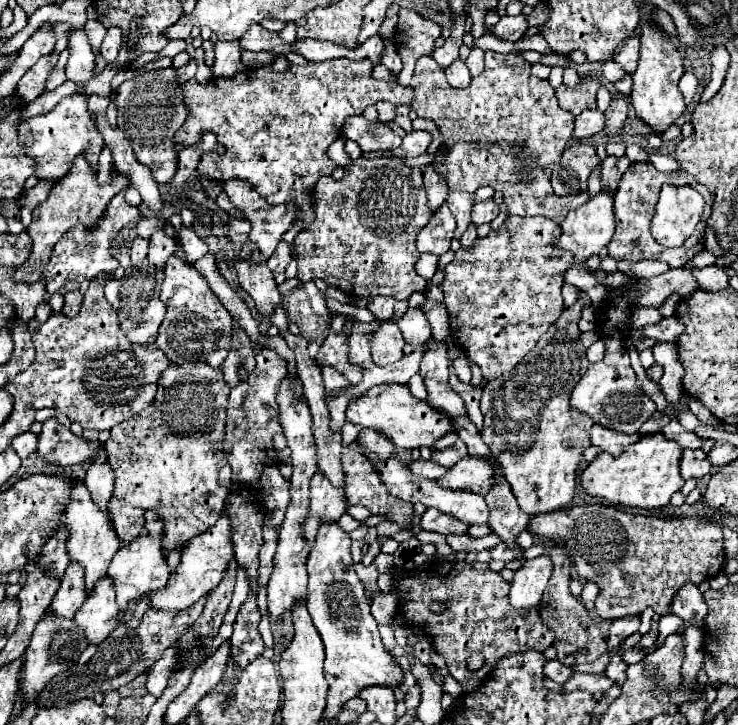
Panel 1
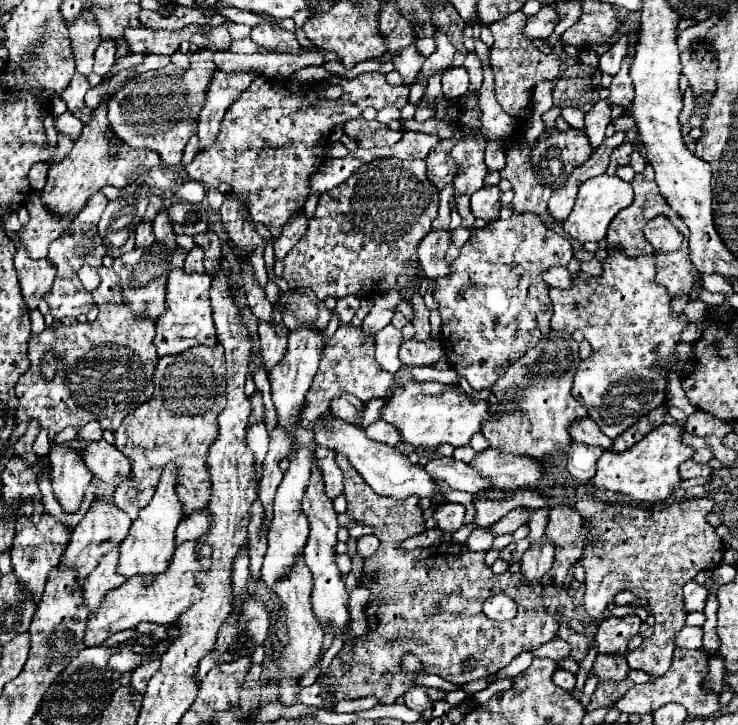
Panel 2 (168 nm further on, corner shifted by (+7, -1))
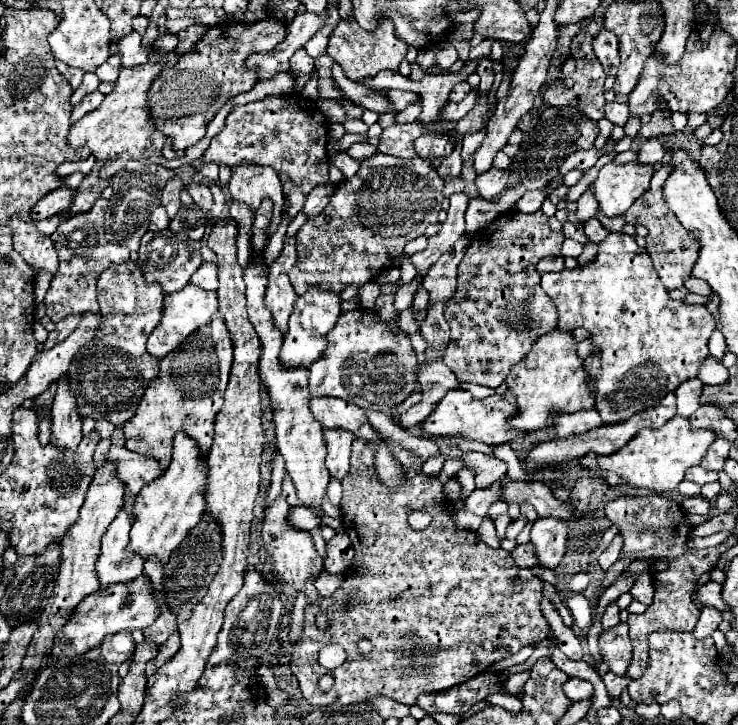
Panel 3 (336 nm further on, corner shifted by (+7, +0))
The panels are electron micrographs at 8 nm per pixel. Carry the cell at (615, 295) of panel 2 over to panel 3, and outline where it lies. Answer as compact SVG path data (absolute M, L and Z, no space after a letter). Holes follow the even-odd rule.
M610 233L602 243L600 243L600 251L598 251L598 257L588 263L588 265L578 265L576 269L564 269L560 273L544 273L542 275L542 289L550 295L550 299L556 303L558 310L558 329L560 331L573 331L576 328L590 329L592 331L592 343L596 343L600 347L600 353L598 355L592 355L584 361L584 367L586 371L594 377L594 385L596 385L596 411L600 413L602 421L606 425L614 425L614 423L620 423L620 421L626 421L628 417L640 413L640 411L646 411L650 407L654 407L656 403L660 403L664 399L666 393L678 389L680 383L684 383L686 379L692 379L698 375L704 359L710 355L708 353L708 341L710 341L710 335L712 331L716 329L716 321L712 317L712 313L708 313L708 309L704 305L684 305L682 301L674 301L670 299L666 287L662 285L662 281L658 279L658 273L650 261L650 255L638 247L636 239L632 235L626 235L626 233Z

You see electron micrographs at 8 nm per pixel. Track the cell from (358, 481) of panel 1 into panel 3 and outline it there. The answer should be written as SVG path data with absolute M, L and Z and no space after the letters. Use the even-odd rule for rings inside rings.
M356 439L352 445L350 469L342 479L344 495L340 511L344 531L350 541L354 541L356 555L346 571L344 583L334 591L334 595L320 597L316 605L306 607L304 633L294 643L290 669L300 683L304 699L314 707L330 703L350 705L378 695L412 707L420 693L440 693L452 685L460 685L476 673L482 673L488 665L518 653L522 647L544 641L550 633L550 625L540 613L542 579L538 579L530 569L520 569L508 551L490 549L476 531L458 529L454 513L450 513L452 503L444 497L438 475L422 473L424 459L412 455L400 445L388 445L388 449L392 449L392 455L398 457L396 461L408 469L408 481L404 481L400 489L384 489L384 485L376 481L376 471L372 469L372 457L376 457L376 453L372 453L372 445L362 439ZM414 509L422 509L434 517L428 529L414 531L408 527L406 519ZM318 611L326 611L332 623L324 633L314 625ZM334 627L340 627L336 637L340 637L342 643L370 639L374 643L372 651L366 657L344 661L344 665L334 671L320 667L318 659L312 655L318 655L322 645L334 643ZM328 673L334 677L334 685L328 691L320 691L318 681Z

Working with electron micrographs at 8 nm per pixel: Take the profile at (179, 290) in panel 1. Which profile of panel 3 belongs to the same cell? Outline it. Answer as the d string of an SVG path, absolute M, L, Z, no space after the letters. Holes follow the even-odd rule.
M188 283L184 289L166 295L166 307L162 311L162 321L160 325L152 331L152 335L148 337L148 353L152 353L152 357L166 357L170 351L174 351L192 331L196 331L198 327L210 323L212 315L218 311L218 295L214 291L204 291L192 283Z

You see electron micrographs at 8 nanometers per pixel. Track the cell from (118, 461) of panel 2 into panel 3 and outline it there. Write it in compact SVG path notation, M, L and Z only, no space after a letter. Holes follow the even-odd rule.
M112 445L112 449L106 455L108 461L114 461L118 467L118 477L124 481L124 485L132 491L138 493L144 485L154 481L164 473L156 459L140 453L132 453L126 447Z

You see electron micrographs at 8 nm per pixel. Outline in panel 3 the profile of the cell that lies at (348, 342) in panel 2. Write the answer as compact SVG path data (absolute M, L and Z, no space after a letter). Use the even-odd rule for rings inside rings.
M356 309L346 311L338 317L332 331L328 331L328 347L324 349L324 357L316 361L316 365L310 365L310 397L340 397L346 399L362 409L368 411L392 411L396 405L400 405L410 393L416 391L416 353L412 349L410 337L400 329L398 317L390 321L378 319L376 311Z

